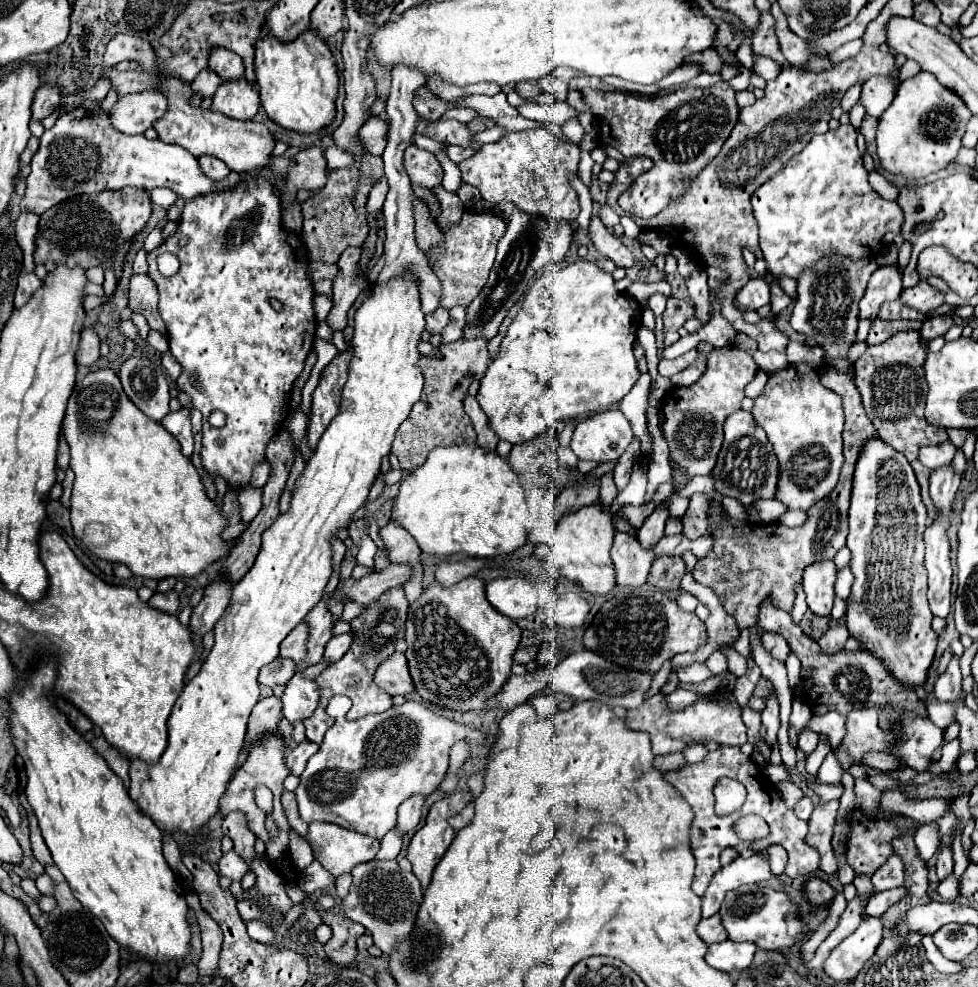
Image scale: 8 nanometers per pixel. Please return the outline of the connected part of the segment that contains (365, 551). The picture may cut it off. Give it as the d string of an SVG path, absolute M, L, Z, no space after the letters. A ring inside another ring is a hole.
M363 536L361 546L359 546L359 554L355 558L357 564L365 566L365 568L369 568L369 572L373 572L373 556L375 556L375 552L377 552L375 542L369 536Z

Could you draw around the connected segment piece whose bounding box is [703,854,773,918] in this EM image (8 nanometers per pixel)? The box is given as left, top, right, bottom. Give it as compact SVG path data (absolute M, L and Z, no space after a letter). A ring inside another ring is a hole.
M761 854L751 858L737 858L731 864L723 866L711 880L703 896L703 918L709 918L719 912L721 902L729 890L737 890L741 884L759 884L771 880L773 872L769 860Z

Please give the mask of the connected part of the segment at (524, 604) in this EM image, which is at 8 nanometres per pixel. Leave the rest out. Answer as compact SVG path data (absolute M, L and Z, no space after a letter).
M497 578L491 580L485 590L487 600L493 604L493 608L511 620L527 618L537 608L535 586L527 578Z

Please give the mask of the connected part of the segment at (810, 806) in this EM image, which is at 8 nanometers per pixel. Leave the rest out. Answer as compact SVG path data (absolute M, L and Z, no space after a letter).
M805 796L805 798L803 798L803 800L801 800L801 802L799 802L799 804L797 804L797 806L795 806L795 816L797 816L797 818L801 818L801 820L805 820L805 822L807 822L807 820L809 820L809 816L811 816L814 808L815 808L815 806L814 806L813 802L811 800L809 800L809 798L807 798L807 796Z

